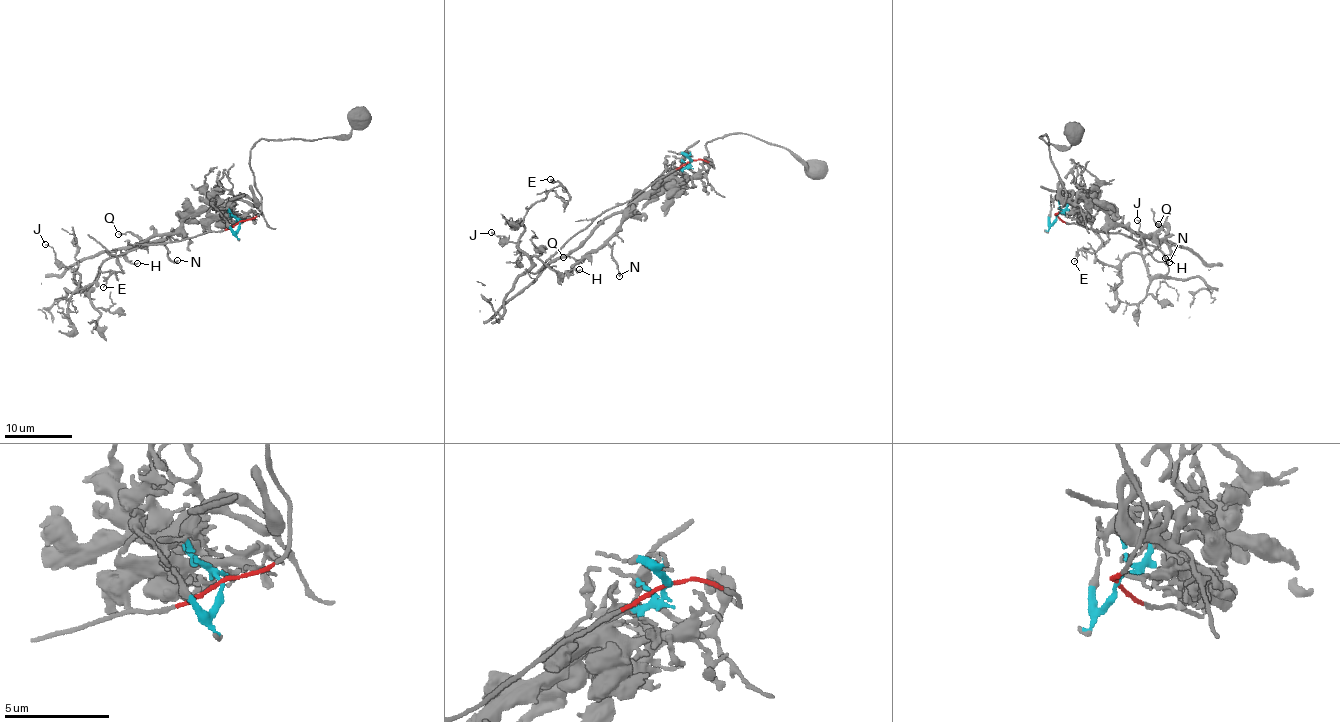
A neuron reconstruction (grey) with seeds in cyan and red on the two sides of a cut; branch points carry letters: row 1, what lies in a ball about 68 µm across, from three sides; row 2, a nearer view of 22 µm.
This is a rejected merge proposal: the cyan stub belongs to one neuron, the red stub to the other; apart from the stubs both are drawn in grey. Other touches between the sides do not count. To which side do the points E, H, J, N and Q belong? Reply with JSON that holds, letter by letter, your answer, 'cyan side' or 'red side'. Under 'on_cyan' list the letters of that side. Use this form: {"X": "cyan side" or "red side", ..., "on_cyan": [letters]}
{"E": "red side", "H": "cyan side", "J": "red side", "N": "cyan side", "Q": "cyan side", "on_cyan": ["H", "N", "Q"]}

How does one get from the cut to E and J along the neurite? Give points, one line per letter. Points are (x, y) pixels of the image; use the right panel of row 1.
E: (1056, 215), (1151, 245), (1168, 273), (1149, 276), (1130, 253), (1108, 267), (1091, 248), (1081, 248), (1074, 262)
J: (1056, 215), (1069, 223), (1119, 232), (1151, 245), (1164, 256), (1168, 273), (1164, 276), (1148, 274), (1137, 219)

